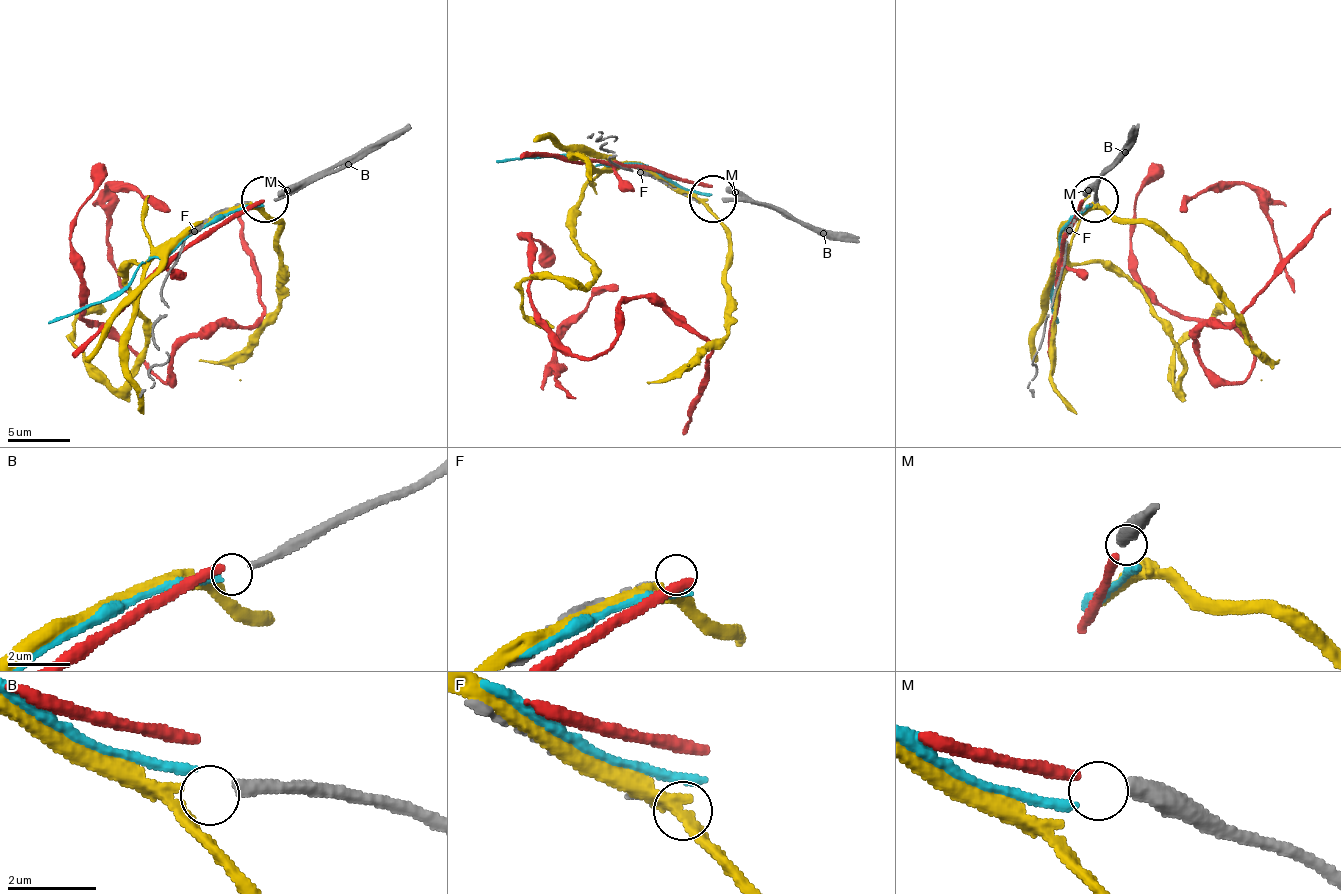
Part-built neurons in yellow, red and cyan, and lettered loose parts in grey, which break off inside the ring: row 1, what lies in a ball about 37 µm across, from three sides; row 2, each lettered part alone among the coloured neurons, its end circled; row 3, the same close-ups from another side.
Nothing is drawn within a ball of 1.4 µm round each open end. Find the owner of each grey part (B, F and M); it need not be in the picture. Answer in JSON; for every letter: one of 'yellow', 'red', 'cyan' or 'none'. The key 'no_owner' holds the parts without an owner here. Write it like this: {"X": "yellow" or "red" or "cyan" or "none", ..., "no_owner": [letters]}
{"B": "yellow", "F": "none", "M": "red", "no_owner": ["F"]}

